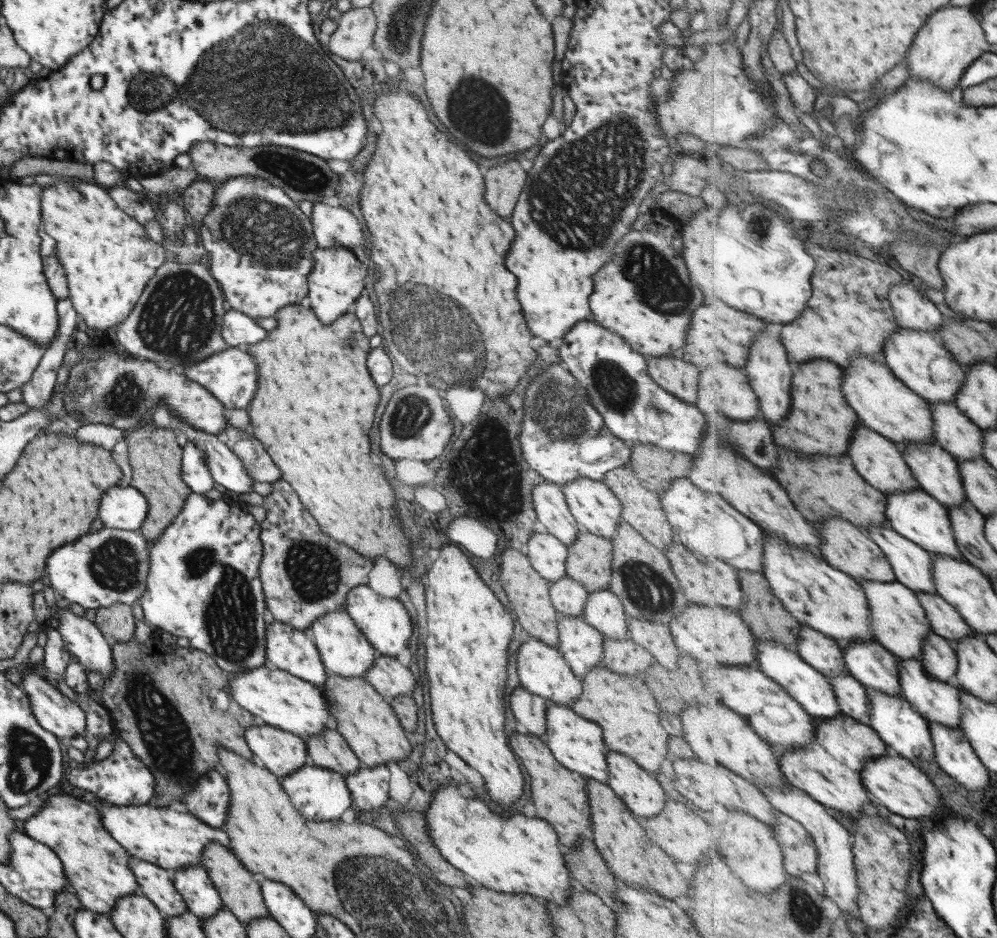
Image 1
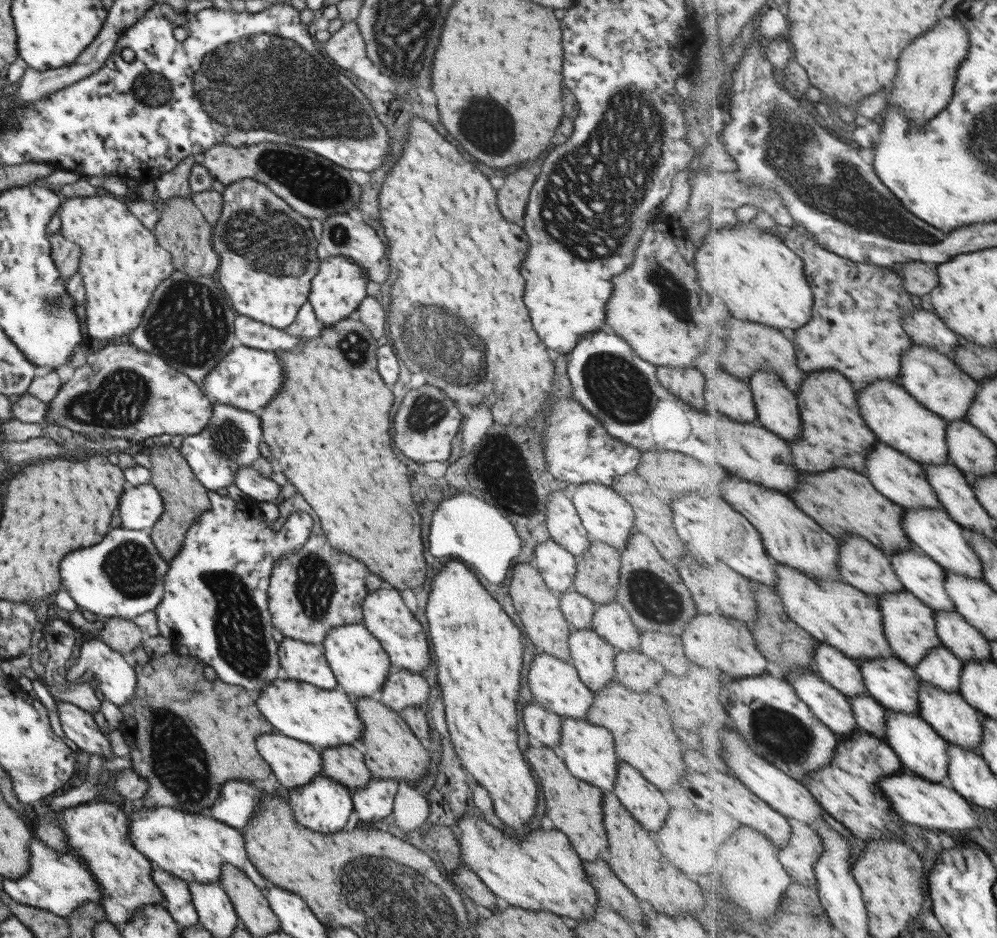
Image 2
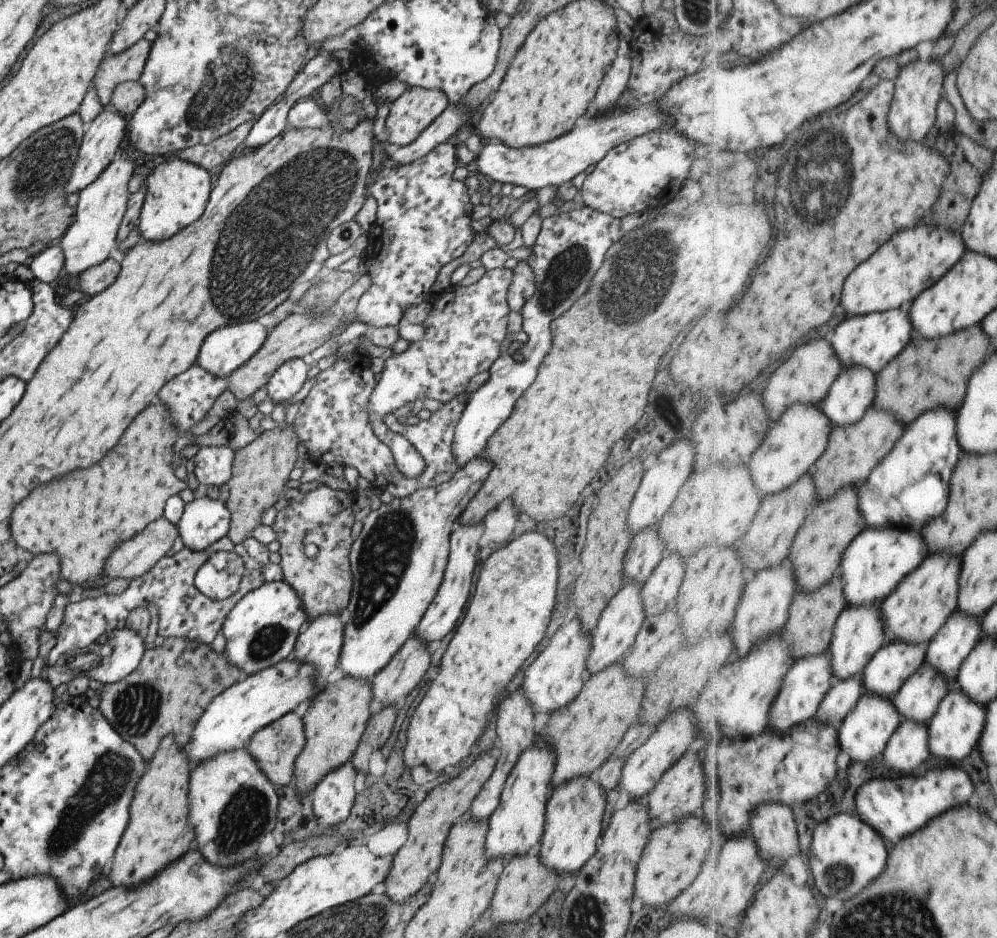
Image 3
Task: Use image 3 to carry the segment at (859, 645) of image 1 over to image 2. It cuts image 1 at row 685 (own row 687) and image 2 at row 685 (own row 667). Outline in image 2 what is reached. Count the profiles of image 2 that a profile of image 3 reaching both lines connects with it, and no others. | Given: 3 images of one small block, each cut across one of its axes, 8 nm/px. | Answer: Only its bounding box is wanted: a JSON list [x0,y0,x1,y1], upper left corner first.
[859,658,921,716]

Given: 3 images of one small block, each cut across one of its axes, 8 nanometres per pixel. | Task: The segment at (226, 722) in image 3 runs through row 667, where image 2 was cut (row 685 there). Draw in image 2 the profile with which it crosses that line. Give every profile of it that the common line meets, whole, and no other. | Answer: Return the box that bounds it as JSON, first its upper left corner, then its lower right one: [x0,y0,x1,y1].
[255,675,363,752]

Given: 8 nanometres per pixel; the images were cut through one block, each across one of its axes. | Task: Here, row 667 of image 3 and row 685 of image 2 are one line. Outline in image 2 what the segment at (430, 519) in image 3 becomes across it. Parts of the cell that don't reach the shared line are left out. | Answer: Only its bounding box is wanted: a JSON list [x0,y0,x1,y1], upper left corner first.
[321,623,391,698]

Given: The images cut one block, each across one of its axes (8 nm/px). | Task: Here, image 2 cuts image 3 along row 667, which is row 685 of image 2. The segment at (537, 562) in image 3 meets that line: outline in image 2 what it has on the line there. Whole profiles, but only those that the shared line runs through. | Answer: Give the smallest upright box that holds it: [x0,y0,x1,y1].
[426,562,537,830]

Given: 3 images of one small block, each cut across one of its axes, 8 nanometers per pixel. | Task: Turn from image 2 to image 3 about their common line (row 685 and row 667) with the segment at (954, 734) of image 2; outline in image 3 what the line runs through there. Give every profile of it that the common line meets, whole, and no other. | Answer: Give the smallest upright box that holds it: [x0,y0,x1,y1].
[892,662,958,724]

